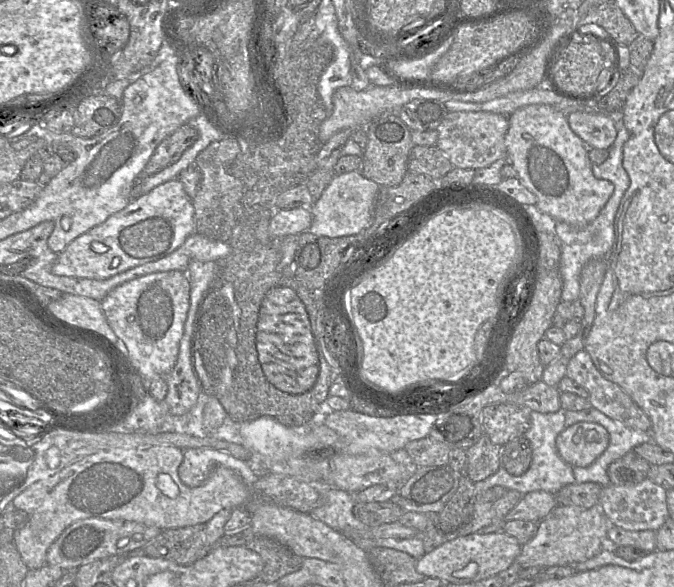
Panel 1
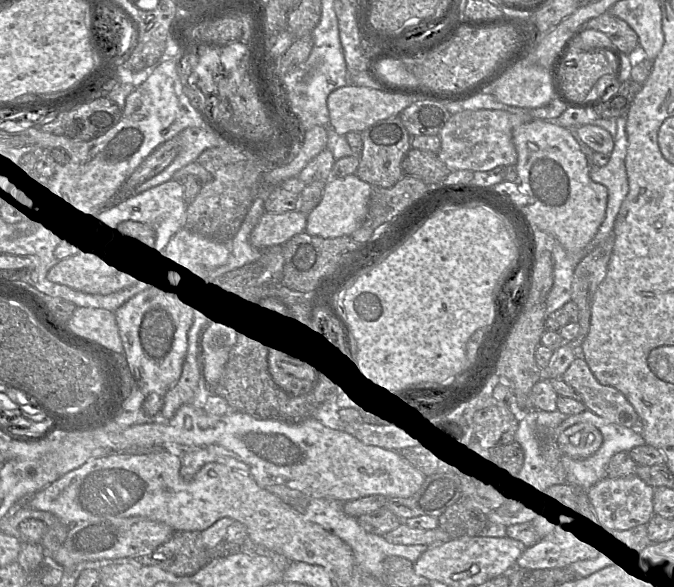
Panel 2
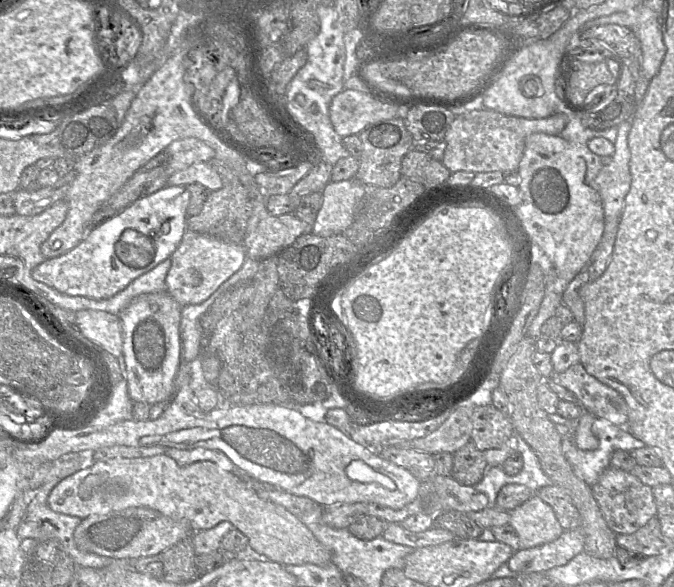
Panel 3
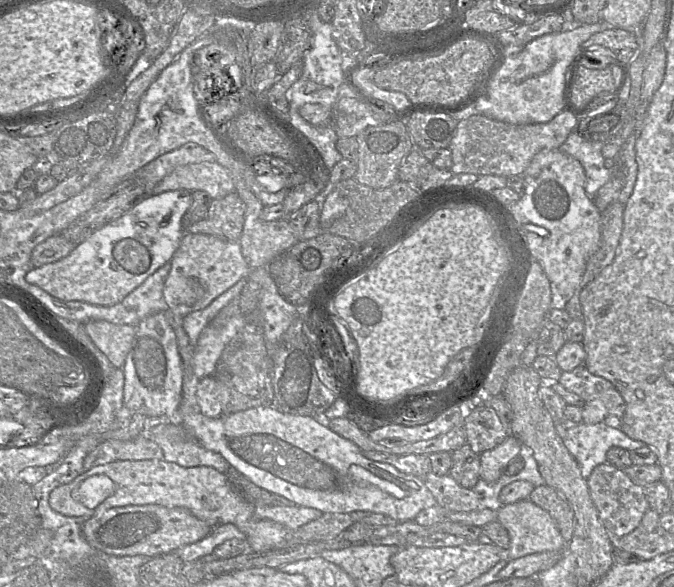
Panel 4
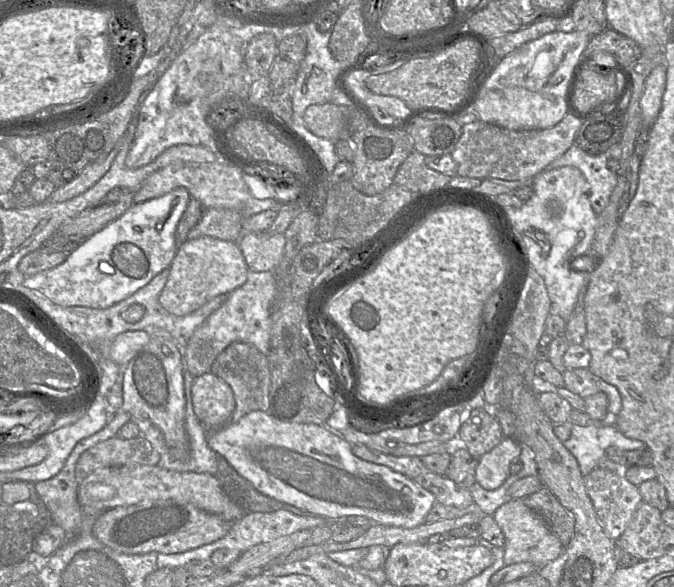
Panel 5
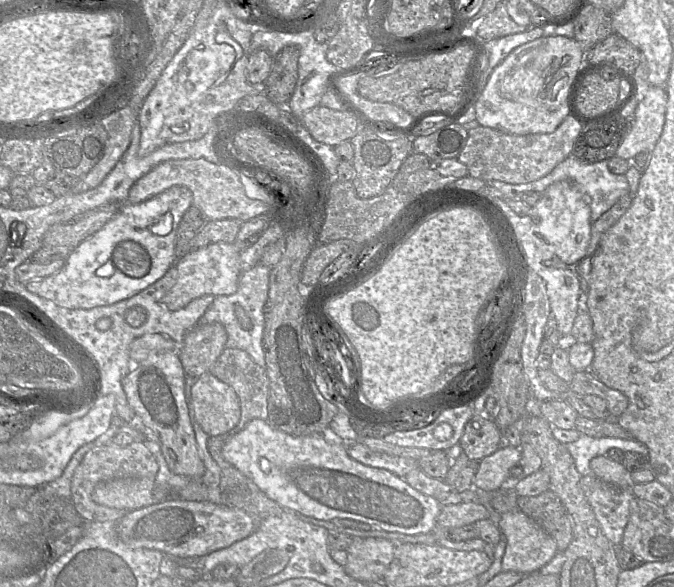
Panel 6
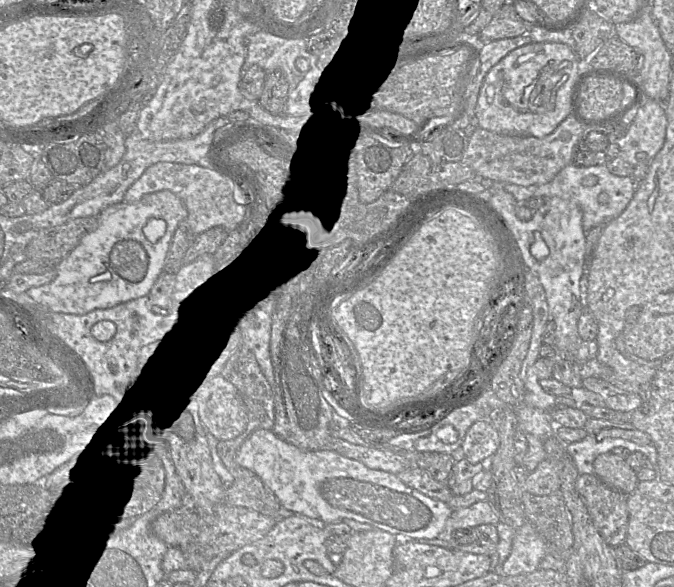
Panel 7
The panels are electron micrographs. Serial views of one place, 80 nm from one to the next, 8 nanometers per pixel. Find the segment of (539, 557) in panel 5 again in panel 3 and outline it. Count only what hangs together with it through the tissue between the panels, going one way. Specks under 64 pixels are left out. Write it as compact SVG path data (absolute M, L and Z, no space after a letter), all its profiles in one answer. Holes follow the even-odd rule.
M536 495L509 514L509 525L519 538L519 550L553 542L564 532L553 508Z

